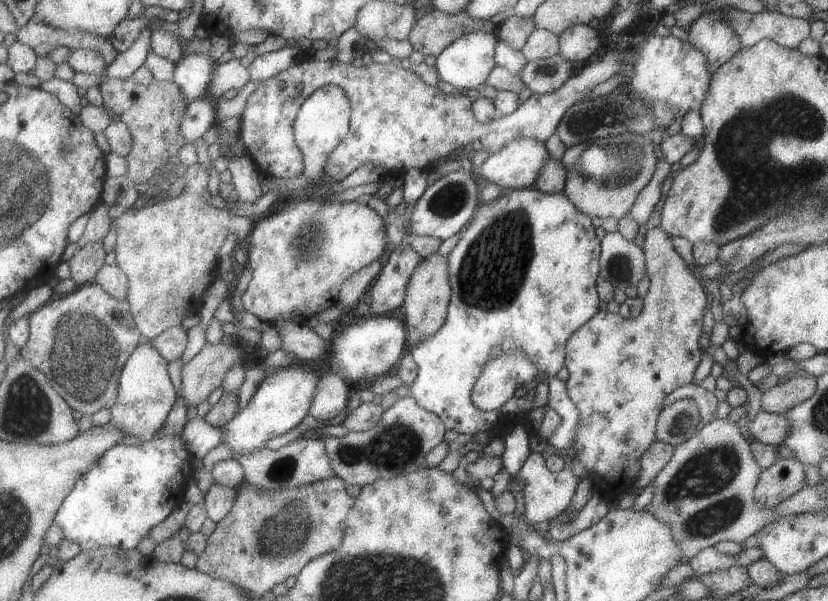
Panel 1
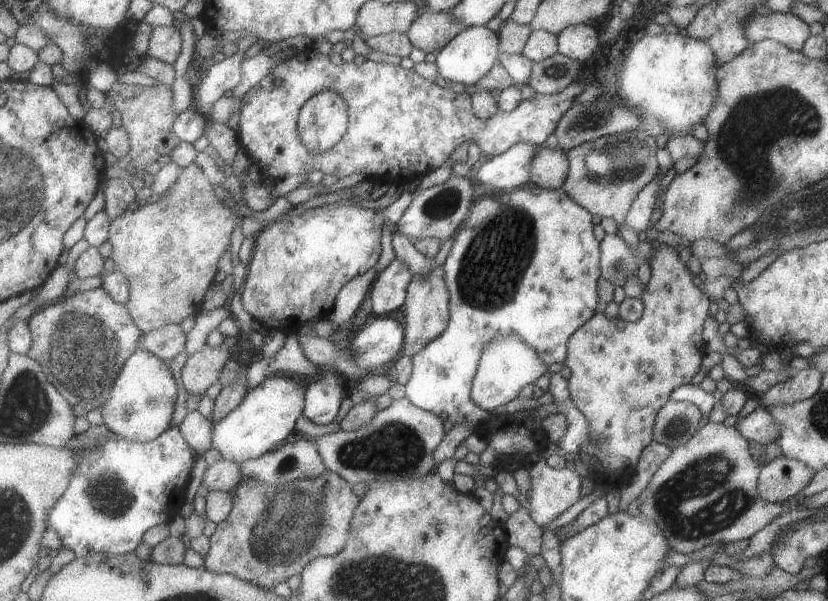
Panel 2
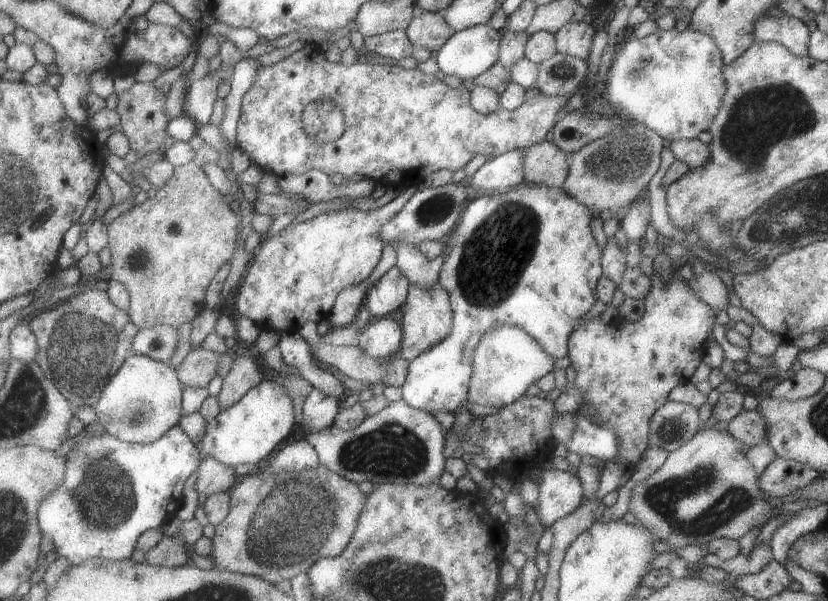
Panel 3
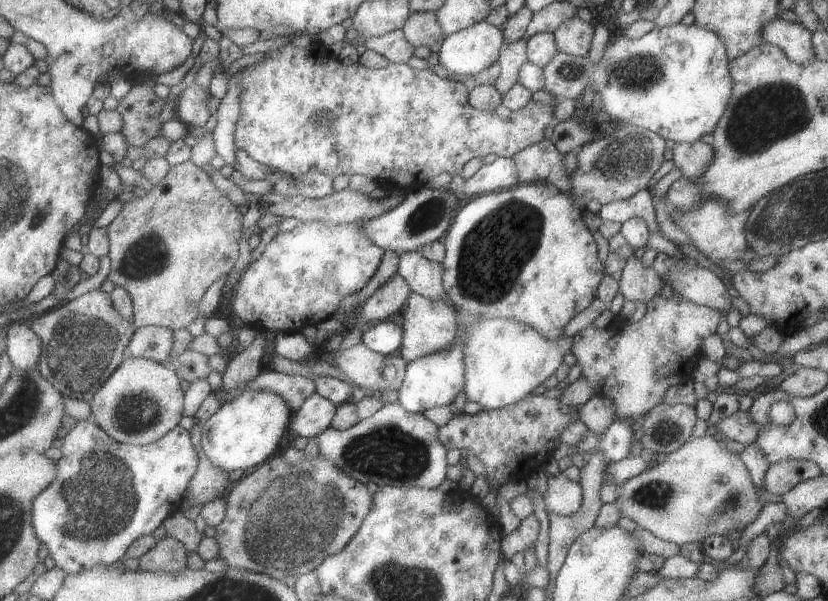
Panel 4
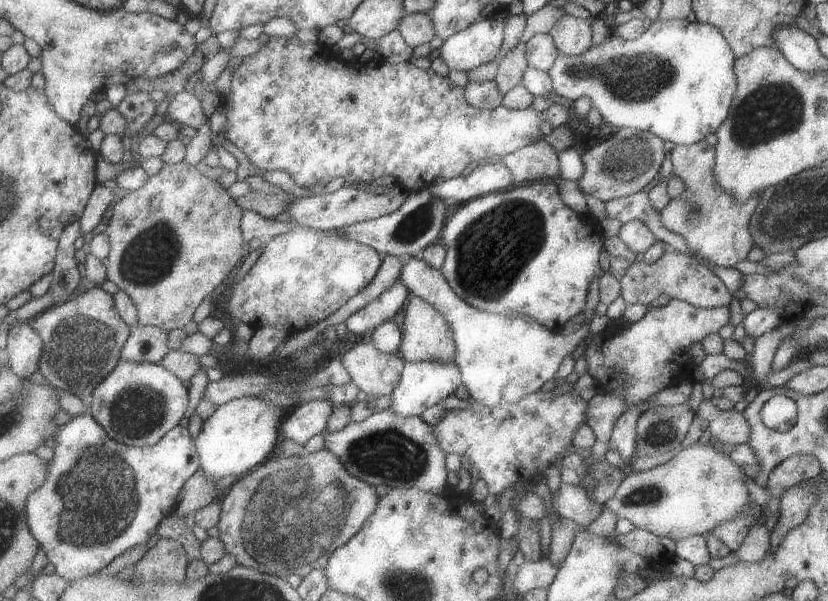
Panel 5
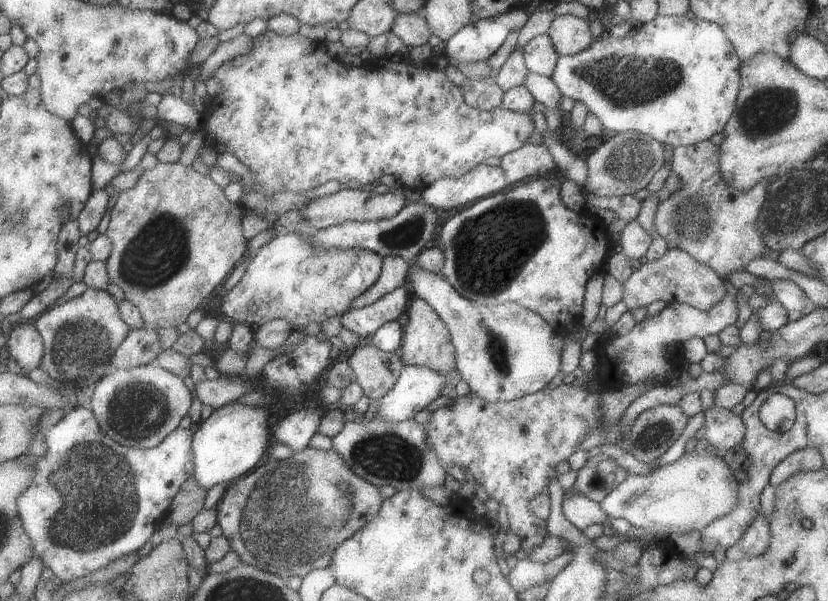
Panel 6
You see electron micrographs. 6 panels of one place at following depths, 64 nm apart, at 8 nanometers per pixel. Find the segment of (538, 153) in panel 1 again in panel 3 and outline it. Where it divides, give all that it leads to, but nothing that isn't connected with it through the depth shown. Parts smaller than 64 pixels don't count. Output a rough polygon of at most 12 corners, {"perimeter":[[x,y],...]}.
{"perimeter":[[528,149],[488,159],[468,179],[487,193],[526,182]]}

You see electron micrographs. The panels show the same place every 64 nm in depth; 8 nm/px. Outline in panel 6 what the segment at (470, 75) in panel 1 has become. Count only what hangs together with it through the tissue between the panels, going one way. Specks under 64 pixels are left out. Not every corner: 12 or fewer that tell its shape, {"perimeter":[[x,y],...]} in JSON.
{"perimeter":[[524,9],[475,19],[448,42],[456,63],[490,61],[513,30]]}

